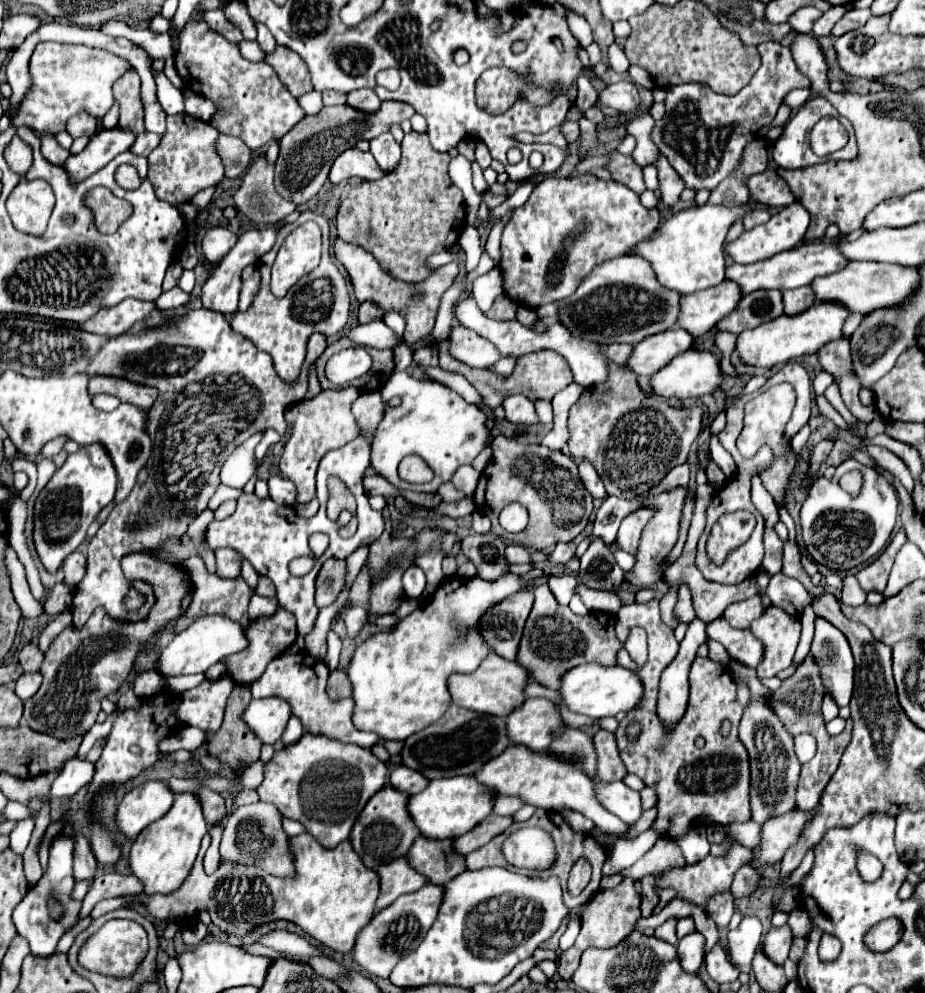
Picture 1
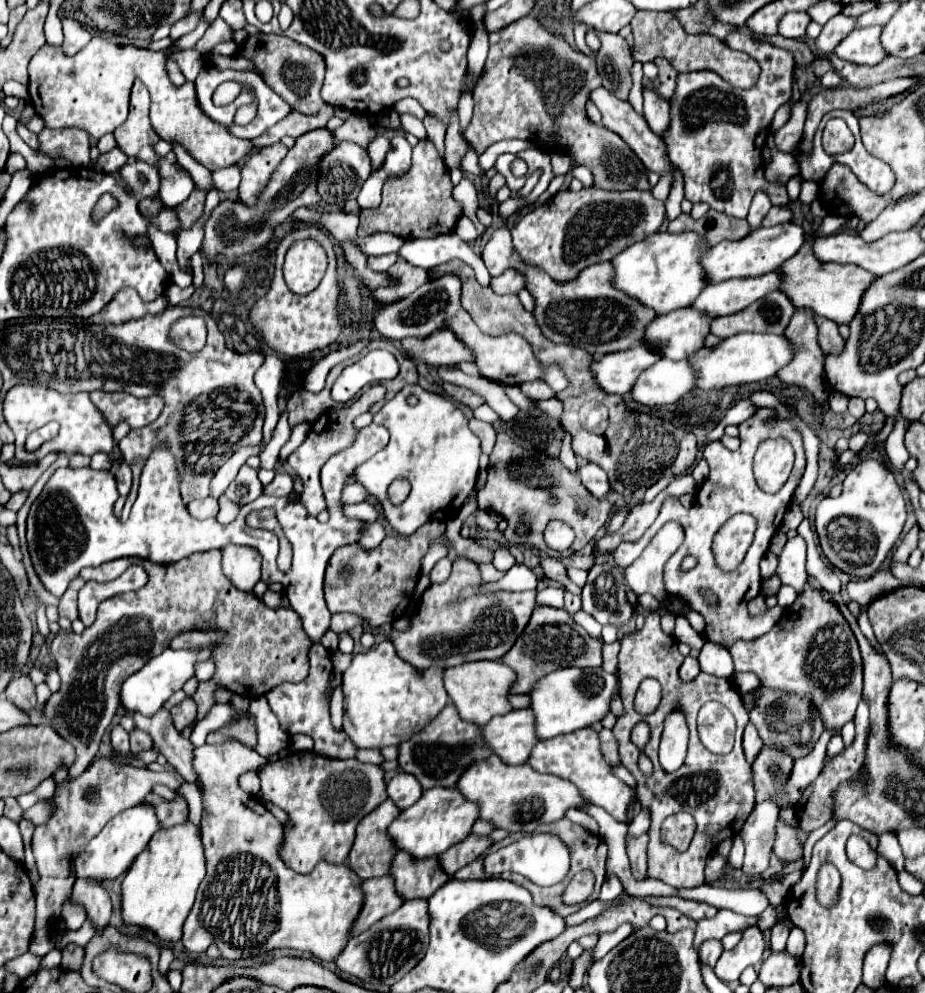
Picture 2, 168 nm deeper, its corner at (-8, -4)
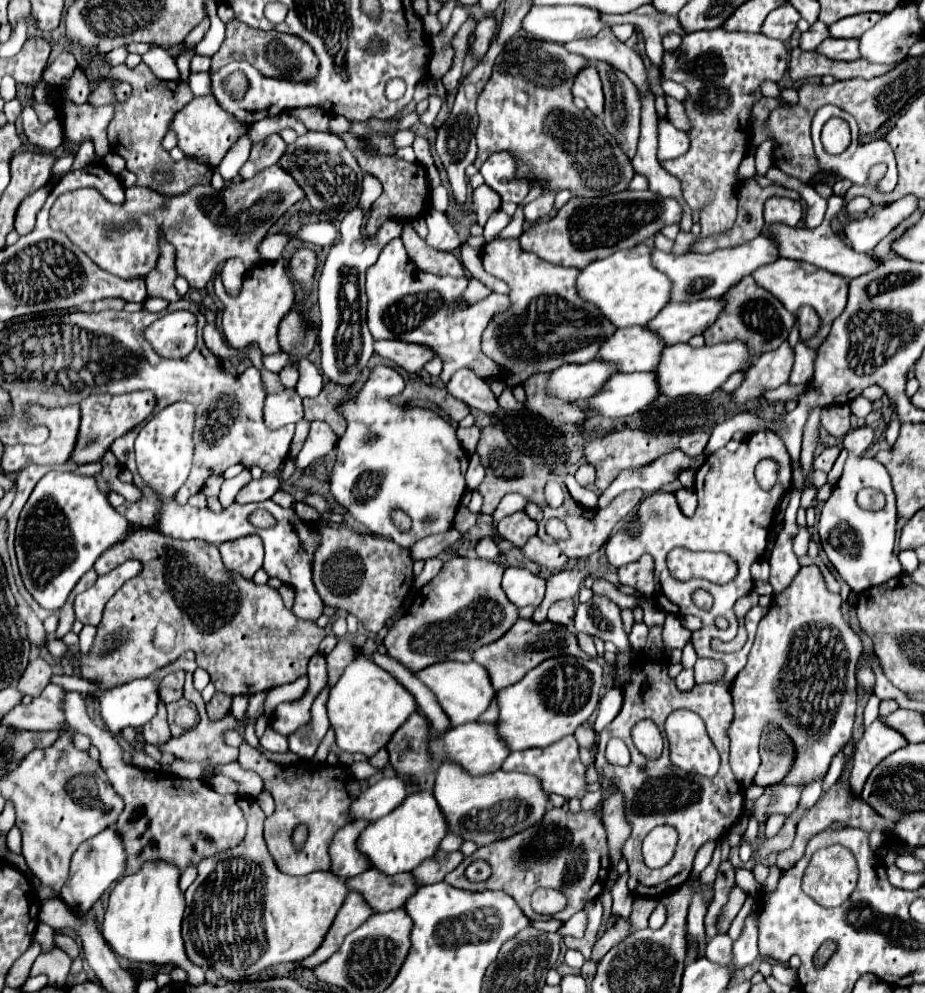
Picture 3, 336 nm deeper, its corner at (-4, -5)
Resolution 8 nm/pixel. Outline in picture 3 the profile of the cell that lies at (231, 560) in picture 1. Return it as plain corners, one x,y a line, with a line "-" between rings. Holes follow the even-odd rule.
252,534
246,536
246,538
222,542
218,548
220,548
220,554
222,554
224,566
228,570
240,572
244,578
252,578
254,572
264,562
262,540
258,536
252,536

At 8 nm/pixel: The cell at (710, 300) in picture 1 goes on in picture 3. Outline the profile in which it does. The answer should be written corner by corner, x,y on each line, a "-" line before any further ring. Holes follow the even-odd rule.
630,326
616,330
610,340
600,346
598,360
614,364
620,374
648,372
658,364
662,348
666,348
666,344
660,342
656,334
642,326

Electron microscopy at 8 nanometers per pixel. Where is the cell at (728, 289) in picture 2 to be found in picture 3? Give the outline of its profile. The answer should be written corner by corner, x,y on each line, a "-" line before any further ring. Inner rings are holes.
698,300
684,304
666,304
656,318
644,328
652,330
666,344
688,342
692,336
702,334
722,310
722,300

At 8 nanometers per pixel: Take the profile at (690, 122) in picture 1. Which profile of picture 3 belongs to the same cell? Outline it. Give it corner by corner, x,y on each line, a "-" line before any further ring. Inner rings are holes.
722,28
716,30
706,30
706,32
692,32
682,38
682,44
674,52
664,52
662,58
662,68
660,74
662,78
674,80
690,90
690,96
684,100
686,114
694,126
694,130
688,132
690,136
690,150
674,160
662,162
662,168
670,174
674,174
680,184
682,184
682,196
686,204
692,210
702,210
700,212
700,226
702,232
699,237
692,237
692,241
683,241
683,233
679,231
674,241
673,253
684,255
695,244
699,238
714,236
714,234
724,234
734,226
736,220
736,192
740,186
736,186
736,168
742,162
742,158
748,154
750,148
750,108
756,100
762,98
760,94
760,82
770,78
778,82
782,74
786,72
788,64
788,52
782,40
774,40
762,34
750,34
750,32
726,32

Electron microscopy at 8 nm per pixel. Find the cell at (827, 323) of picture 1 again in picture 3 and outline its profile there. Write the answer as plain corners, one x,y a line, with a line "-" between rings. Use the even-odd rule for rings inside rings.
724,342
716,346
702,346
702,348
692,348
688,344
674,344
666,346
662,350
658,366
652,370
658,374
658,392
668,398
678,398
678,396
708,396
714,390
718,390
726,378
750,362
750,354
746,350
744,342

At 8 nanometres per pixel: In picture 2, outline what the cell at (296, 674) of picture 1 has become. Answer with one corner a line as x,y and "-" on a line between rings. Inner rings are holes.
314,643
308,653
308,663
310,663
310,673
304,681
300,683
282,683
274,687
270,693
266,693
266,699
274,713
280,719
282,729
286,729
288,735
304,733
314,739
314,751
332,757
332,759
352,759
356,757
356,745
346,737
344,731
338,731
332,727
330,721
330,673
332,673
332,661
330,661
330,651
324,649
320,643

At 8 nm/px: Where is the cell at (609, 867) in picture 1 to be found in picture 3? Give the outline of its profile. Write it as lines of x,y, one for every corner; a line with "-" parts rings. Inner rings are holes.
580,912
580,914
576,914
576,916
572,916
564,926
560,926
560,930
558,930
558,934
562,934
562,938
564,936
582,936
584,934
584,930
586,930
586,914
584,912

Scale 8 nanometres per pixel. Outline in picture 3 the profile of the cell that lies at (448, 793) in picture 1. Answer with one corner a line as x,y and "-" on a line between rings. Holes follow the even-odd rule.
420,790
406,796
402,806
394,808
390,814
382,816
380,820
370,822
364,832
356,840
356,850
364,854
372,868
378,868
382,874
392,876
400,872
412,872
424,860
432,858
438,850
440,840
448,834
448,824
444,820
442,810
436,804
432,792

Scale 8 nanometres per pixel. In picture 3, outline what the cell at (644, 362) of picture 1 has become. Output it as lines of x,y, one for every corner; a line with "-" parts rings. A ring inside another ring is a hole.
600,360
586,364
564,364
548,376
546,392
566,402
584,404
614,372
614,366
608,366

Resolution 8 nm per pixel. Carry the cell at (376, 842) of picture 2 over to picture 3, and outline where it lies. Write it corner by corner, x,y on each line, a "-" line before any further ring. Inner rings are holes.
348,822
330,842
330,872
342,880
370,870
370,862
356,850
356,838
368,822

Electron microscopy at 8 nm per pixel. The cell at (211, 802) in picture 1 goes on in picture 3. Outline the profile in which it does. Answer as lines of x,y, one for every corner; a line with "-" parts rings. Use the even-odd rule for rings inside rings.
162,702
158,704
156,716
146,726
142,726
142,736
148,744
154,744
154,746
158,746
170,738
170,728
166,722
166,706

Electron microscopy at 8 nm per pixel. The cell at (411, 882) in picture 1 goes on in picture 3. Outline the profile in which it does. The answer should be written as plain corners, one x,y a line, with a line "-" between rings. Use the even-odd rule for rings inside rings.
348,892
342,908
338,910
338,914
336,914
336,918
334,918
324,942
322,942
322,946
314,954
310,954
302,962
298,962
298,966
316,968
324,960
328,960
342,946
342,940
352,930
356,930
360,924
364,924
368,920
368,916
372,916
372,910
366,902
362,902
362,896
356,892

